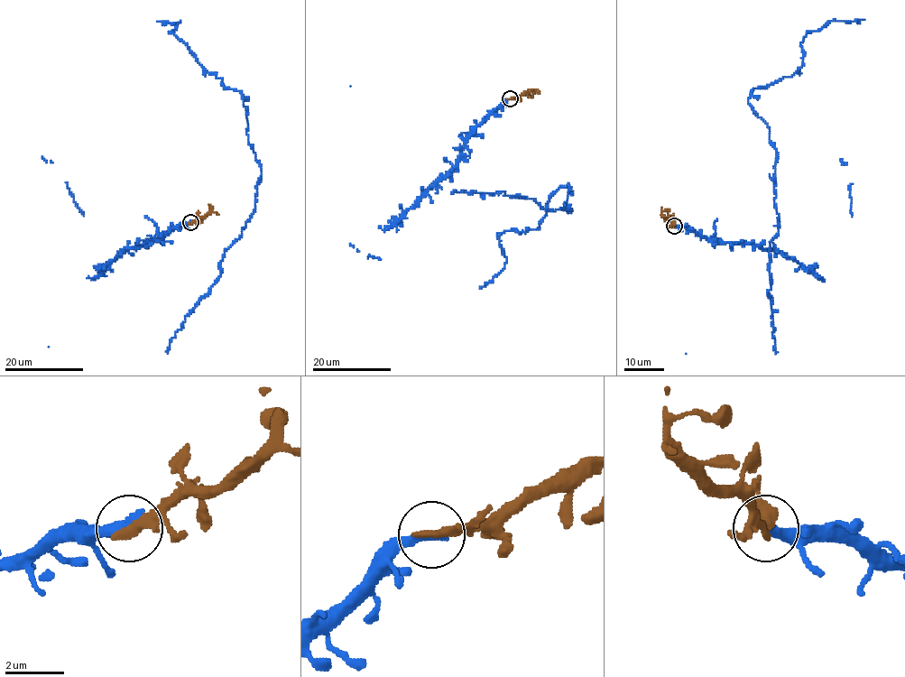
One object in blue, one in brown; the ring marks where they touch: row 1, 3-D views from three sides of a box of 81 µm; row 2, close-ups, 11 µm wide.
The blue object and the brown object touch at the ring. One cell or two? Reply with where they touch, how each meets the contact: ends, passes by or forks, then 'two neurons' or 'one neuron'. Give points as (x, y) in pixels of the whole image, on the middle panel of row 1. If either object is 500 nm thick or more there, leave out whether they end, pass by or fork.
place (510, 98); blue ends; brown ends; one neuron

